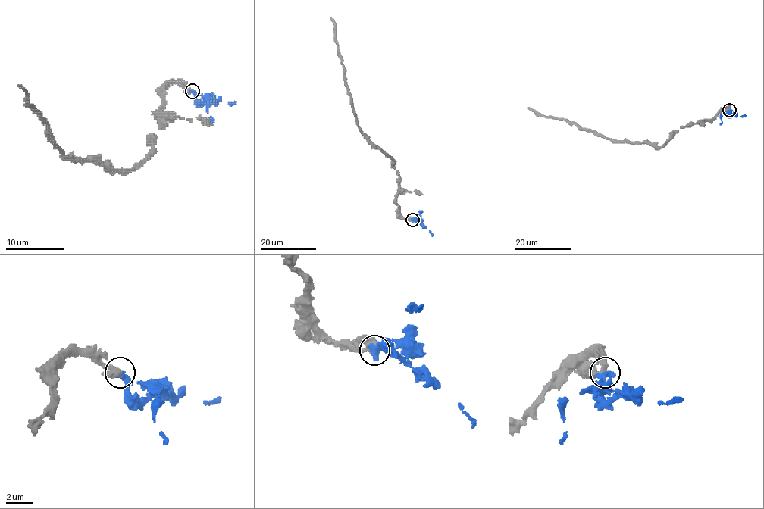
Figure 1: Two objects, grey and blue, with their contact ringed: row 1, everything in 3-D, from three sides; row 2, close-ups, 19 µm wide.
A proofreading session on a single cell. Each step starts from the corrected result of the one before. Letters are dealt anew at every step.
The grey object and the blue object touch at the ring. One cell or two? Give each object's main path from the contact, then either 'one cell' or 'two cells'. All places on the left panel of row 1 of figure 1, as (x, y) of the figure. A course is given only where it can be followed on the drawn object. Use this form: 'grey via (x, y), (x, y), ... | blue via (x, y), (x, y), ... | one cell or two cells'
grey via (192, 91), (173, 83), (164, 91), (153, 150), (130, 169), (107, 169), (67, 157), (18, 86) | blue via (192, 91), (194, 96), (201, 101), (234, 102) | one cell

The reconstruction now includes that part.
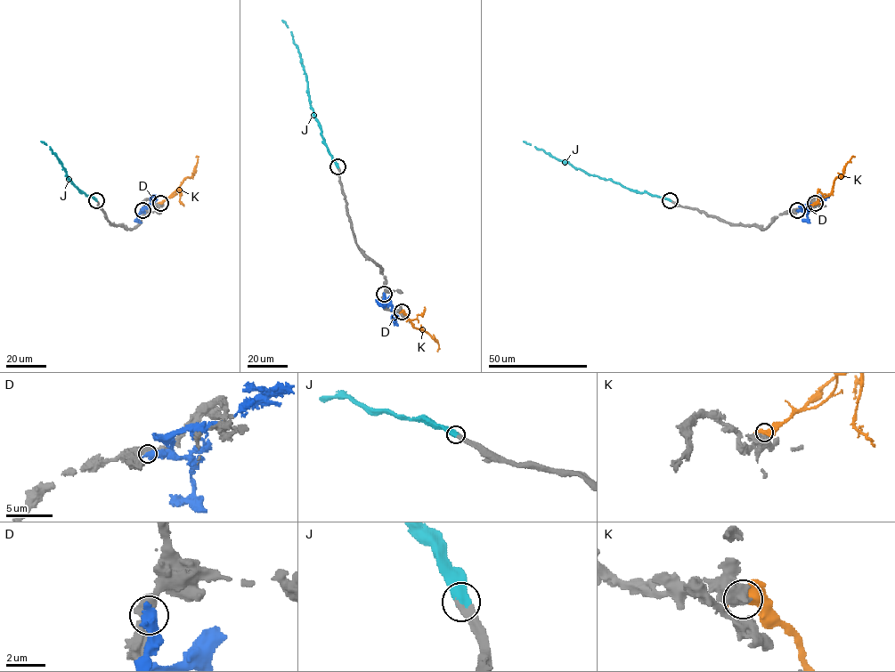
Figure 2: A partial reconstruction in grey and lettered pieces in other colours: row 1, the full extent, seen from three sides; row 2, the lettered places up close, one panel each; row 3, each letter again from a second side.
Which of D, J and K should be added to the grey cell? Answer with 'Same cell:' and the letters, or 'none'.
Same cell: J

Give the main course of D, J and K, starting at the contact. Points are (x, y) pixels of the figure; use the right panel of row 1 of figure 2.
D: (797, 210), (829, 198)
J: (670, 200), (630, 190), (609, 179), (588, 175), (567, 162), (557, 160), (523, 141)
K: (815, 203), (831, 192), (834, 179), (842, 176), (846, 164), (855, 157)

